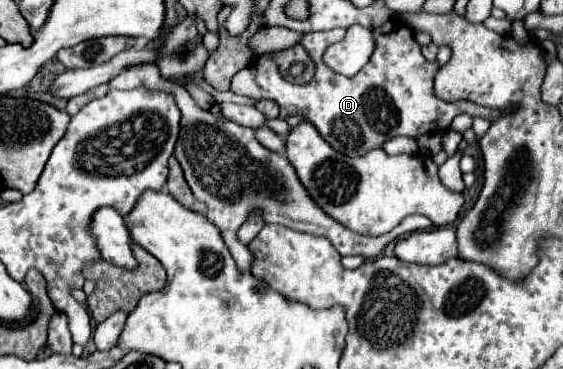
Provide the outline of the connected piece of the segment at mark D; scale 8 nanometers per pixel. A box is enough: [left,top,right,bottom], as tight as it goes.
[222,24,494,156]

